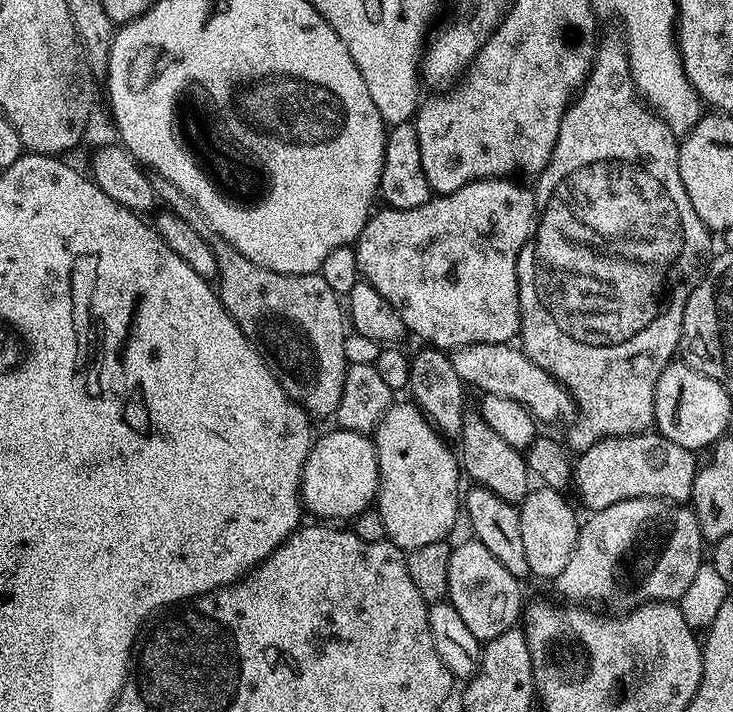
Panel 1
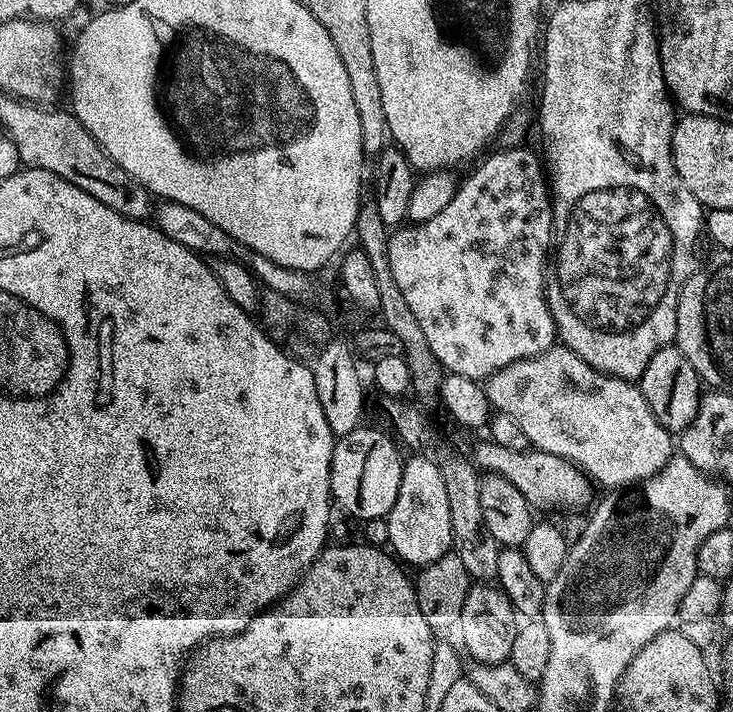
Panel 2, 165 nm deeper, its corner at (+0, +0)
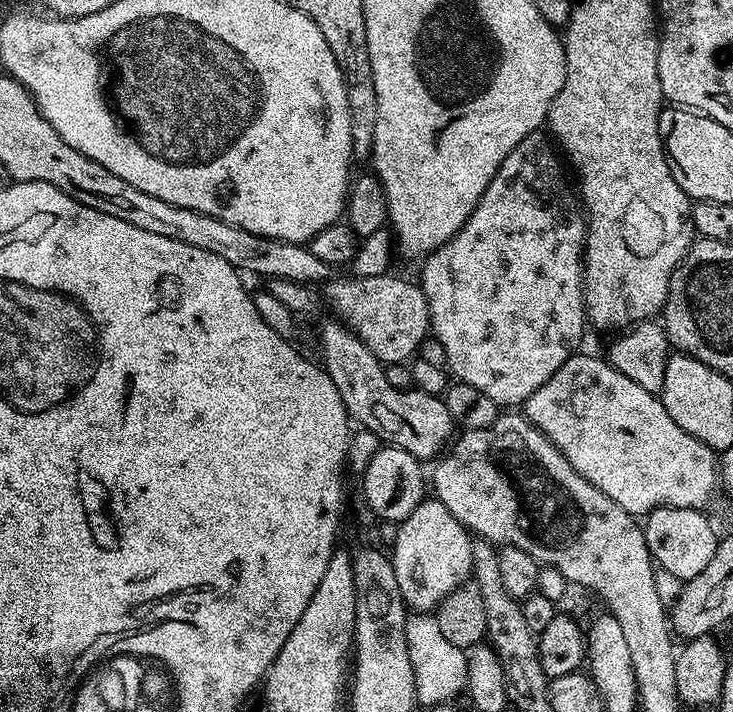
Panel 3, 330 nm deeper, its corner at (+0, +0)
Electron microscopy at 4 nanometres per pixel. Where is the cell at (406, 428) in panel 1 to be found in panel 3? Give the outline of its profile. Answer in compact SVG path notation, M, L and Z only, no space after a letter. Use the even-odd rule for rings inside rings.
M435 498L421 500L398 525L397 542L390 548L390 557L402 598L413 613L431 613L471 577L473 537Z

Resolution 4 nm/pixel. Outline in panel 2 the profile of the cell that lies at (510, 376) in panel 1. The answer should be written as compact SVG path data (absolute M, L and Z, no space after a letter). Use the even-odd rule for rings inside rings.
M552 345L542 355L503 367L488 377L484 389L493 409L516 422L533 449L568 459L604 490L623 490L639 484L658 474L674 454L673 433L667 432L658 418L654 418L649 403L635 383L594 370L564 345Z

